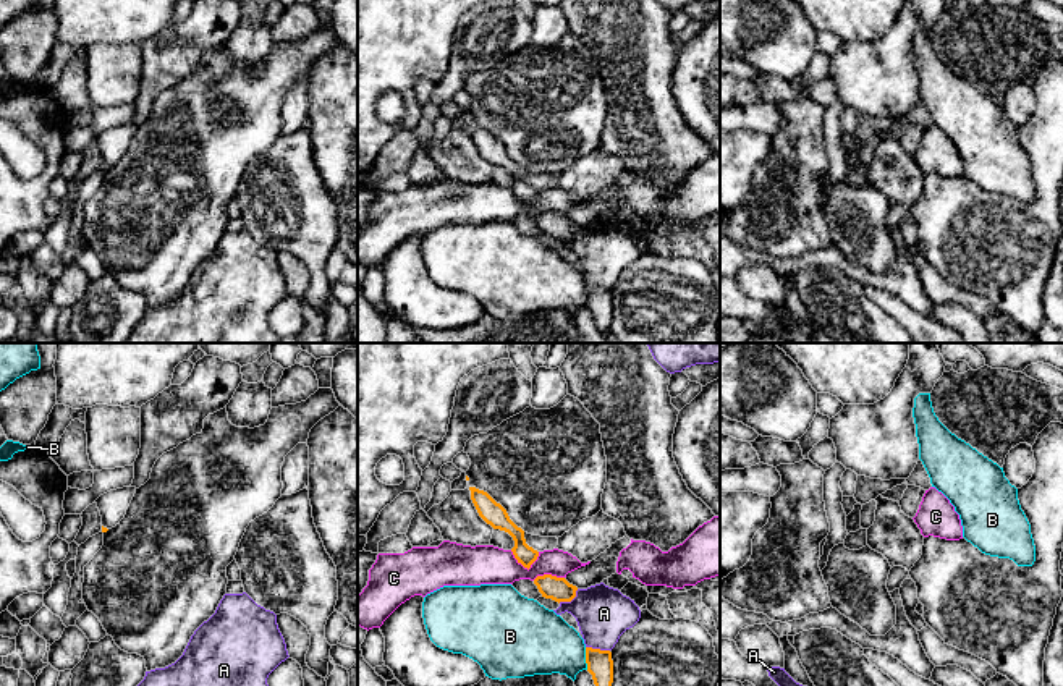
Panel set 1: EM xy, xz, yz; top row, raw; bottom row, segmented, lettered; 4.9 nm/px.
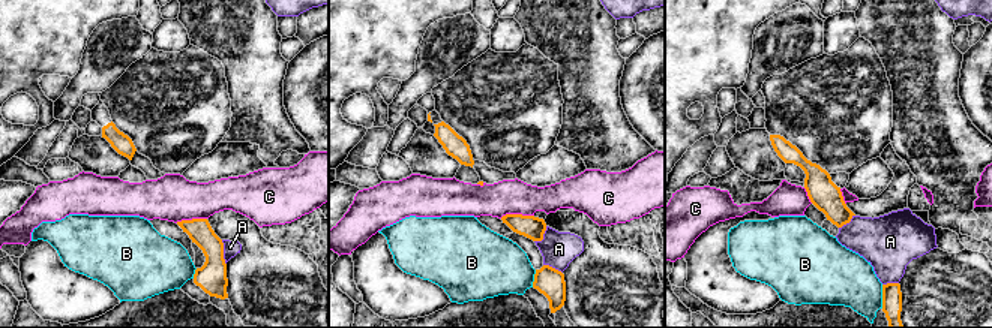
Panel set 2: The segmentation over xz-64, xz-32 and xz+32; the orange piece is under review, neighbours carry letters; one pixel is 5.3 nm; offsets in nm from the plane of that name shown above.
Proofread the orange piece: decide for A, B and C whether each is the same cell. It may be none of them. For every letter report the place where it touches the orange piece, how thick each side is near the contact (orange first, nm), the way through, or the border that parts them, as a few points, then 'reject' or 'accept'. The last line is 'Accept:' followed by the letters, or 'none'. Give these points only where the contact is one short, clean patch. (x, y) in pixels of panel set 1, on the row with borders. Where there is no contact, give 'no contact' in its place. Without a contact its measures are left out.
A: meets orange in xz at (570, 601); 120 nm thick on the orange side, 280 nm on the other; reject
B: meets orange in xz at (586, 659); 130 nm thick on the orange side, 320 nm on the other; border along xz (584, 647), (588, 669); reject
C: meets orange in xz at (525, 567); 100 nm thick on the orange side, 190 nm on the other; border along xz (510, 550), (528, 568), (539, 555); reject
Accept: none

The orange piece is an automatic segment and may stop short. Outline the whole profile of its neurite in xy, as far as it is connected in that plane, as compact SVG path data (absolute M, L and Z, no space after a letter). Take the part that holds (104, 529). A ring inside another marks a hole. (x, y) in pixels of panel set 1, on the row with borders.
M123 487L100 495L95 503L102 516L102 532L120 524L136 493L136 487Z

